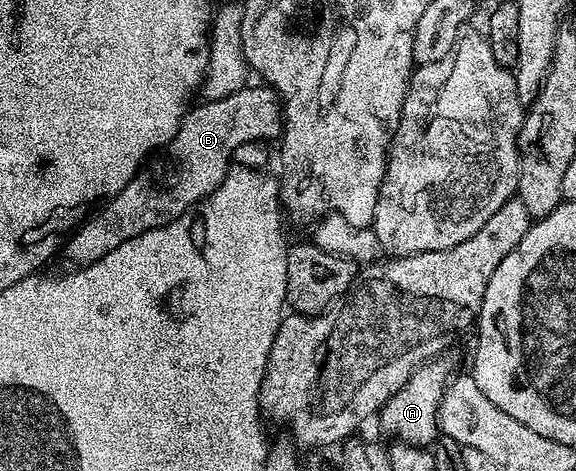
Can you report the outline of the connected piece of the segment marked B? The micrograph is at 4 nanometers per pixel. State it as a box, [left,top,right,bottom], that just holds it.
[63,85,283,266]

